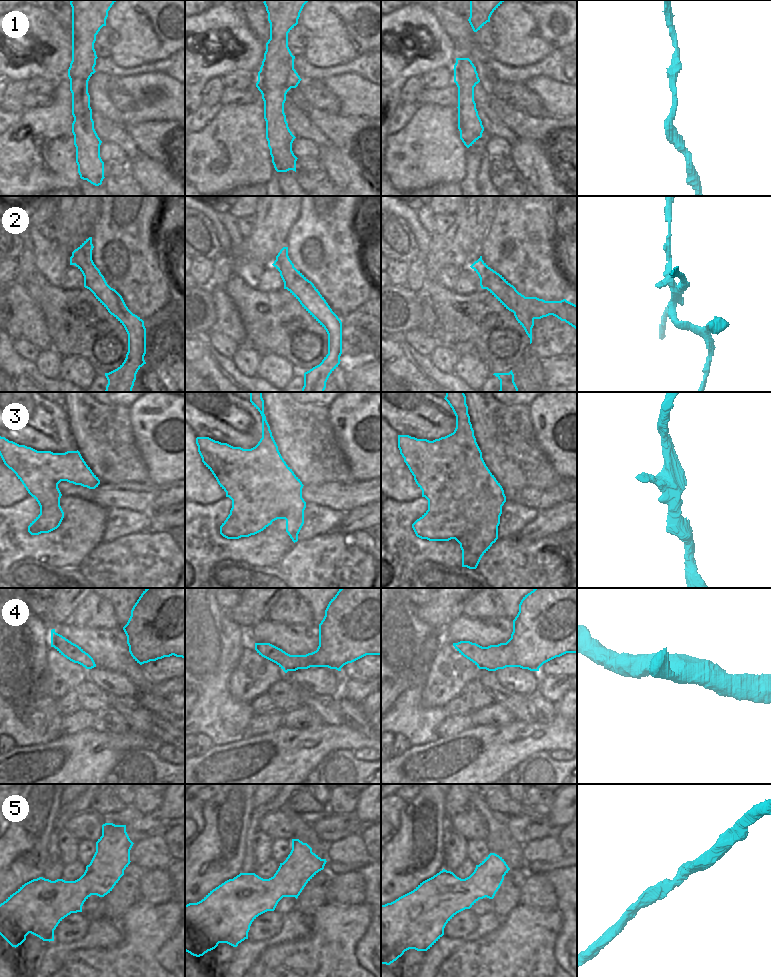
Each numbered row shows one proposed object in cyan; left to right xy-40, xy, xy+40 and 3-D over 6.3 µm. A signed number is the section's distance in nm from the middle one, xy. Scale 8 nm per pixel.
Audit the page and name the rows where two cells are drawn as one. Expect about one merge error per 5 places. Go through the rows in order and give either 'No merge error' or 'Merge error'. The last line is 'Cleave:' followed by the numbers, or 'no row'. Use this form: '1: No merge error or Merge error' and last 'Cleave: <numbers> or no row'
1: No merge error
2: Merge error
3: No merge error
4: No merge error
5: No merge error
Cleave: 2

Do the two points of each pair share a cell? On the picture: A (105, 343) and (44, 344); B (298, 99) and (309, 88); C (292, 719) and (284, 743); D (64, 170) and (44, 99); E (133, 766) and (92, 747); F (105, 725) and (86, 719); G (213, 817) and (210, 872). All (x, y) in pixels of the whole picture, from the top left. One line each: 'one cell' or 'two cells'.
A: two cells
B: two cells
C: two cells
D: two cells
E: two cells
F: two cells
G: one cell

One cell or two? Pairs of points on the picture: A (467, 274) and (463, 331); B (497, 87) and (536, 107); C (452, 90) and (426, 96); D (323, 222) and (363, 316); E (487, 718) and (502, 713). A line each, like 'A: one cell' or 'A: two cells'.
A: two cells
B: one cell
C: one cell
D: two cells
E: one cell

